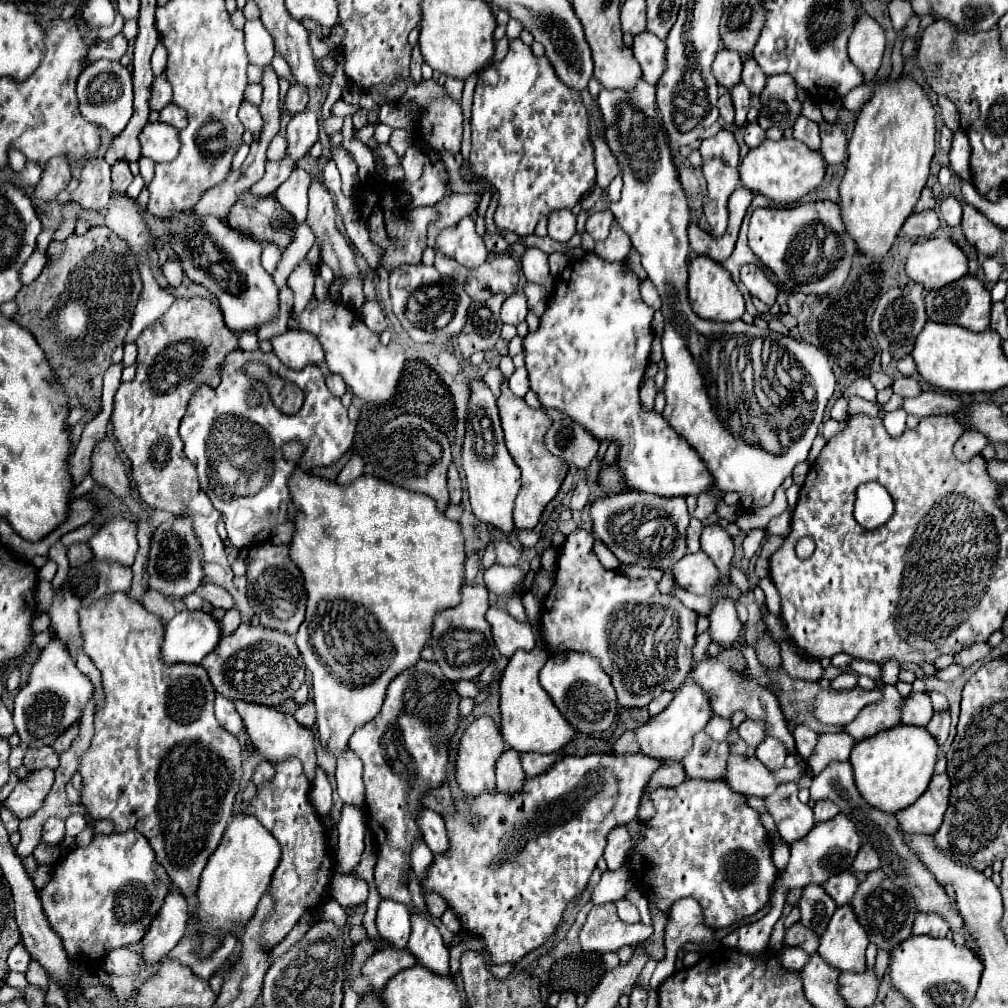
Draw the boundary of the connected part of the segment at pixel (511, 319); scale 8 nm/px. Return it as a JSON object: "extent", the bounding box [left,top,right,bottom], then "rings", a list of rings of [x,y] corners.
{"extent":[501,292,529,326],"rings":[[[515,292],[505,300],[505,304],[501,308],[501,320],[515,326],[519,322],[525,322],[527,312],[529,312],[529,308],[527,308],[527,302],[525,302],[525,294]]]}

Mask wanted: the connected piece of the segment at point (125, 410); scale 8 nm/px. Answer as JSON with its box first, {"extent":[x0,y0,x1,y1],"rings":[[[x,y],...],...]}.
{"extent":[113,296,239,514],"rings":[[[195,296],[177,298],[157,322],[141,332],[135,344],[139,348],[137,376],[133,382],[123,382],[115,394],[113,436],[131,460],[131,474],[141,500],[151,508],[183,514],[189,500],[199,492],[199,482],[193,464],[183,454],[179,422],[201,382],[219,386],[219,364],[225,354],[239,348],[237,334],[225,326],[217,304]]]}

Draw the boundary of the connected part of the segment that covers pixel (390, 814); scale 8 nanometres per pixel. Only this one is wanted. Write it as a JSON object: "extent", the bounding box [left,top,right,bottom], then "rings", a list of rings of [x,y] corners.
{"extent":[349,660,459,906],"rings":[[[417,660],[411,668],[403,670],[397,674],[397,678],[391,680],[387,686],[387,696],[385,702],[379,710],[379,714],[359,726],[353,732],[353,738],[349,740],[349,748],[361,758],[363,762],[363,782],[367,788],[367,824],[369,830],[379,828],[379,854],[377,854],[377,864],[375,864],[375,884],[381,892],[383,898],[391,898],[397,902],[403,902],[411,906],[411,896],[407,890],[407,870],[411,866],[409,854],[413,840],[419,834],[417,822],[415,822],[415,812],[421,804],[421,794],[427,792],[427,786],[439,786],[445,782],[445,766],[447,766],[447,746],[449,738],[457,728],[459,722],[459,696],[453,688],[453,682],[449,682],[443,674],[437,662],[427,662],[427,660]]]}

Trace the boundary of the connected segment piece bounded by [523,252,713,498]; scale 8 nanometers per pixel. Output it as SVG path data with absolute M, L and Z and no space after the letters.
M593 252L573 260L559 276L555 276L547 310L539 318L539 328L523 338L525 368L529 372L531 390L537 394L543 408L563 412L591 432L599 442L609 440L621 444L617 466L627 488L657 496L699 496L713 486L713 480L697 450L693 450L693 446L679 436L659 412L645 410L639 400L639 388L649 364L653 340L653 308L641 300L639 286L641 280L625 262L607 262Z

